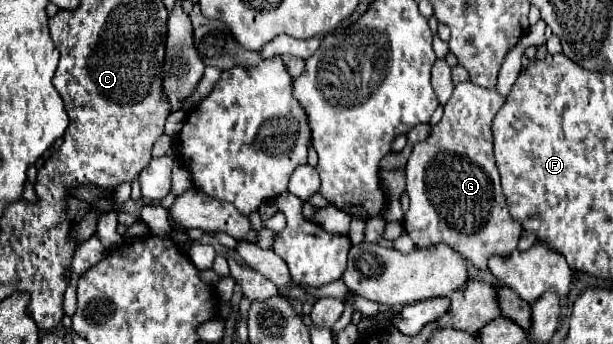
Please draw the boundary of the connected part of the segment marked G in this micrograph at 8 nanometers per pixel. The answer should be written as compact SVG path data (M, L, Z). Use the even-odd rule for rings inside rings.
M472 82L458 84L444 106L442 120L432 126L426 140L414 144L404 170L410 196L410 210L404 216L408 236L420 250L446 244L478 270L488 268L490 256L506 256L516 250L522 236L522 226L506 210L492 152L490 124L502 104L504 96L496 90L482 90Z

